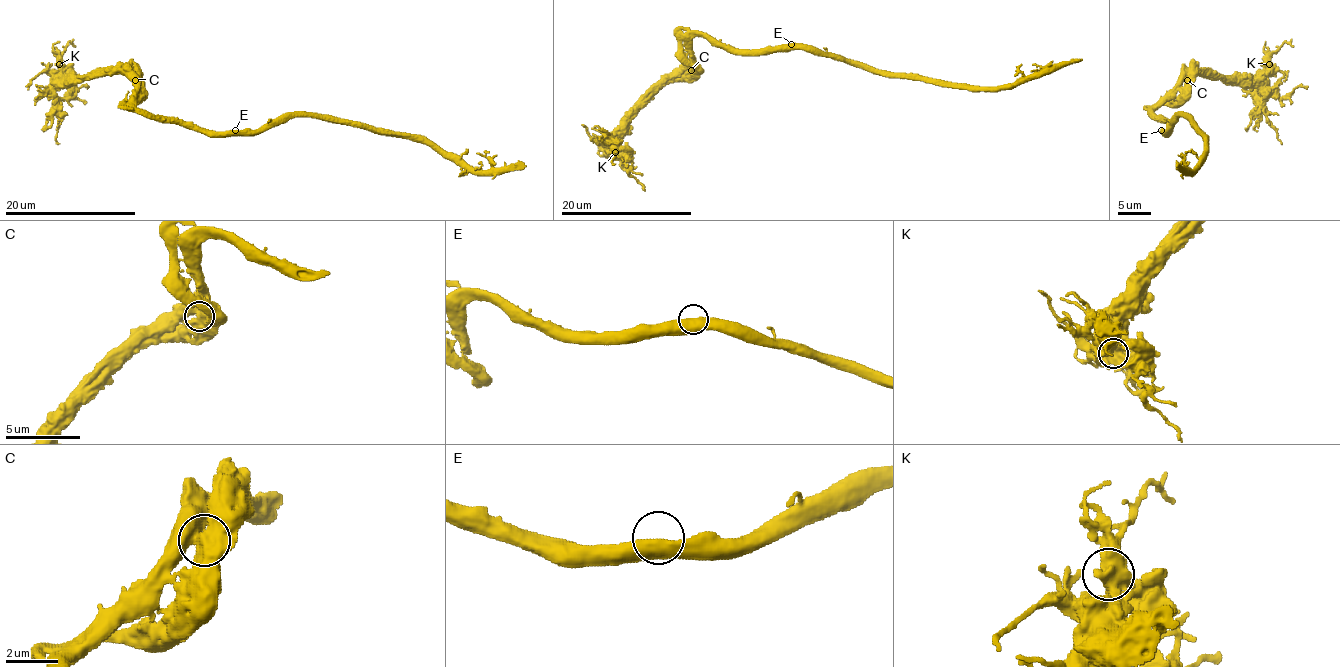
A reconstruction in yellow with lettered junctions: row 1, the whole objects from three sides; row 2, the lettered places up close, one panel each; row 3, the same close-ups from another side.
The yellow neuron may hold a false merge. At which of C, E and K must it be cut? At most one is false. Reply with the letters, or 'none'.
C

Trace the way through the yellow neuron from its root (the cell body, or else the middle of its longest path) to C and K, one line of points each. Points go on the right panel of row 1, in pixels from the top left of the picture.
C: (1166, 131), (1168, 125), (1153, 110), (1187, 79)
K: (1166, 131), (1168, 125), (1153, 110), (1189, 73), (1256, 77), (1269, 64)

